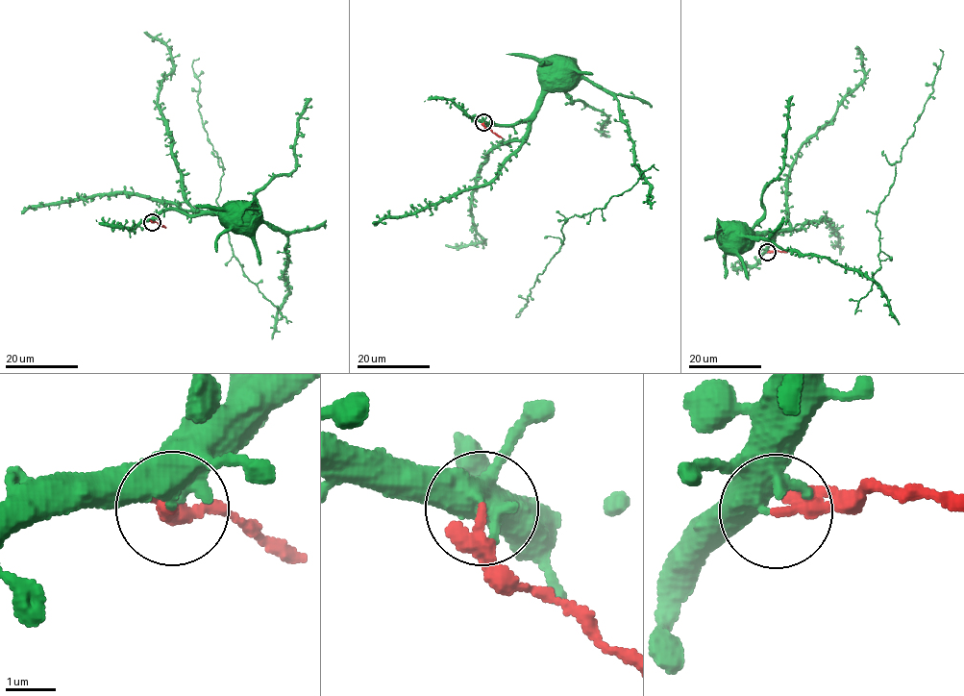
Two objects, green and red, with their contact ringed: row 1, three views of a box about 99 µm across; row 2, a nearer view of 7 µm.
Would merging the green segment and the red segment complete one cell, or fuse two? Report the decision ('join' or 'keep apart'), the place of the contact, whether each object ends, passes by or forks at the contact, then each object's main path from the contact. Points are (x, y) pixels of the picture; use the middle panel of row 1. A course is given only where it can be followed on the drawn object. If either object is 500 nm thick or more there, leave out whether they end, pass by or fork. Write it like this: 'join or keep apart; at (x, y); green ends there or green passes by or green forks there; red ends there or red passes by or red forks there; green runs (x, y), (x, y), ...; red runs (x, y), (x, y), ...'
keep apart; at (483, 122); green forks there; red ends there; green runs (483, 122), (512, 125), (525, 121), (533, 113), (541, 93), (544, 69), (552, 61), (557, 59); red runs (483, 122), (486, 128), (502, 137)

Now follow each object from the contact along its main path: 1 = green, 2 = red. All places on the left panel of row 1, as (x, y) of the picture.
1: (152, 222), (168, 210), (197, 215), (228, 211), (241, 219)
2: (152, 222), (166, 227)

